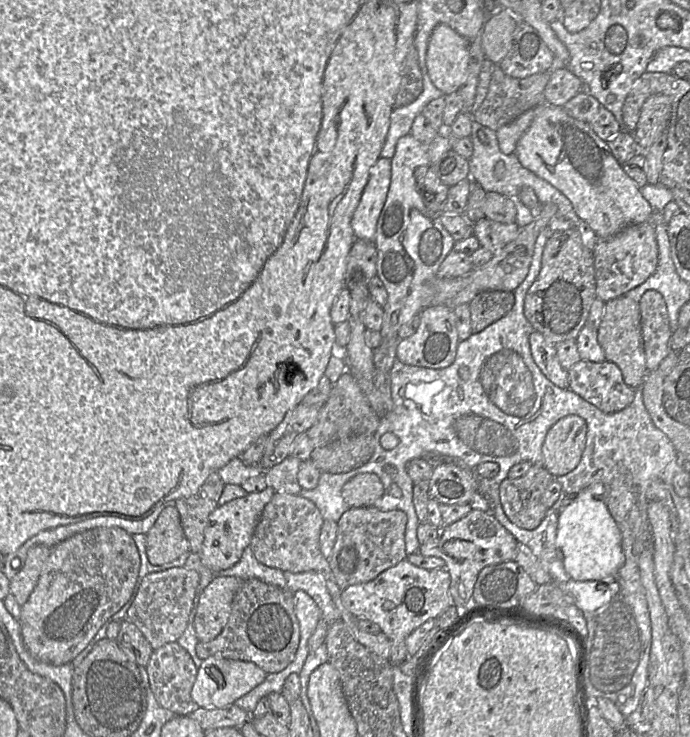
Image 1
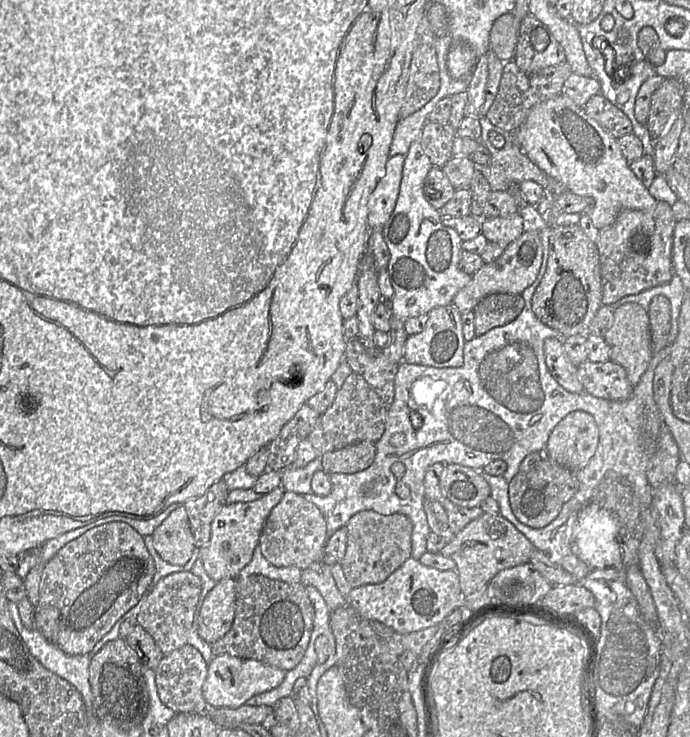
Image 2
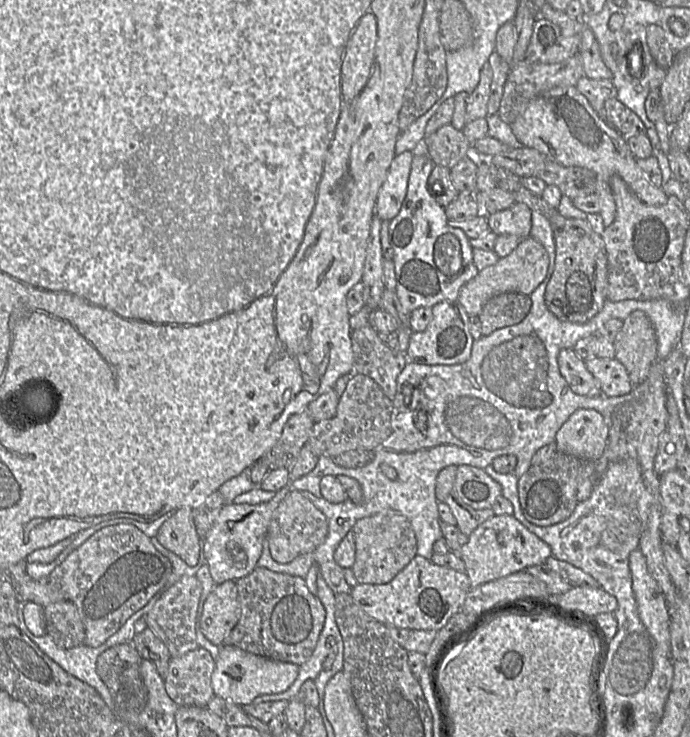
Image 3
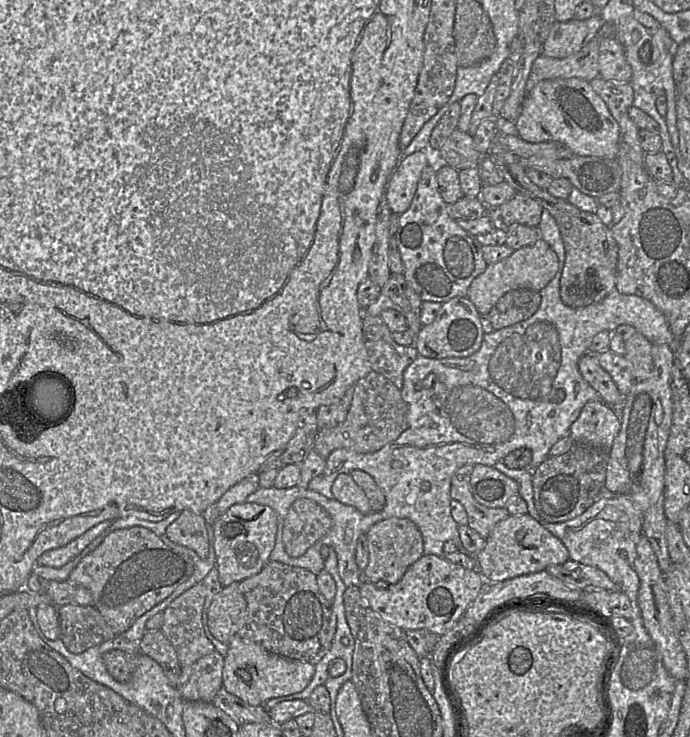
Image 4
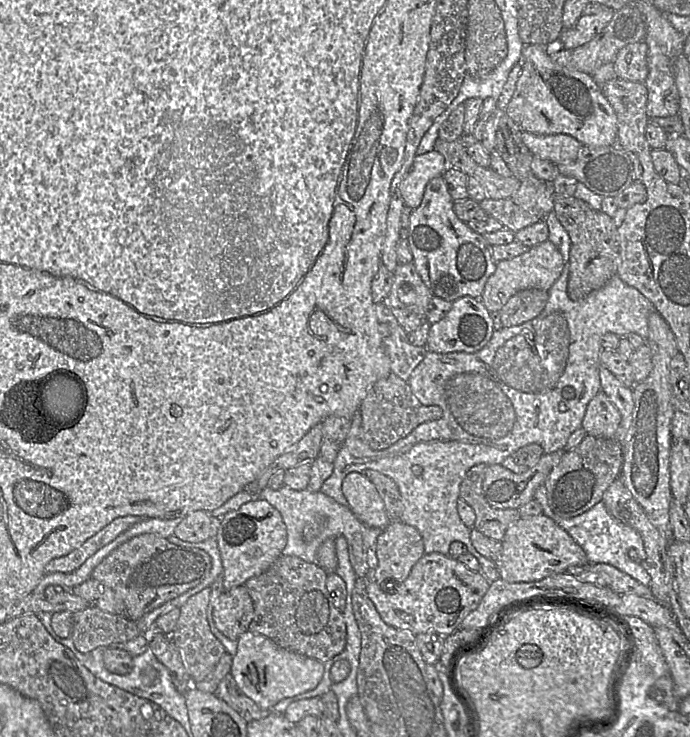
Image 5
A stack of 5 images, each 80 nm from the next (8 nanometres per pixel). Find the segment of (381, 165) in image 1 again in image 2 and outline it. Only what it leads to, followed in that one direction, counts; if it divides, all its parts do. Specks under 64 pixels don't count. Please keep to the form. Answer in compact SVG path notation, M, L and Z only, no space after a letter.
M405 155L389 157L384 176L368 200L368 226L381 229L391 216L398 198Z

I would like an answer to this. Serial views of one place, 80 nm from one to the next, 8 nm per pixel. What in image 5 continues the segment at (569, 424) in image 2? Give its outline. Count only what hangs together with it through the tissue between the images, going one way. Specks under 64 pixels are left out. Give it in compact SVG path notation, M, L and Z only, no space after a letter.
M600 390L587 405L581 429L588 436L615 438L621 420L618 409Z

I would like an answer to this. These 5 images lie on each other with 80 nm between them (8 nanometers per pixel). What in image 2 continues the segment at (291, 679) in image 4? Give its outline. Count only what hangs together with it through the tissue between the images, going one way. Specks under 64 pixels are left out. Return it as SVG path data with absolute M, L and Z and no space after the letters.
M227 654L215 656L208 663L208 675L203 685L203 697L212 708L238 708L251 697L277 688L285 679L287 671L253 659Z

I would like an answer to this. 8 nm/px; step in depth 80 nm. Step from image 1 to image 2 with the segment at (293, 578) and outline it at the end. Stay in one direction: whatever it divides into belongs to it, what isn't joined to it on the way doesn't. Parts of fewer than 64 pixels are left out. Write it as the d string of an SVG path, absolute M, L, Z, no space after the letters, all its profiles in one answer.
M323 560L311 564L308 568L302 570L300 583L304 586L313 586L323 597L330 611L339 607L346 606L344 596L336 586L331 567Z

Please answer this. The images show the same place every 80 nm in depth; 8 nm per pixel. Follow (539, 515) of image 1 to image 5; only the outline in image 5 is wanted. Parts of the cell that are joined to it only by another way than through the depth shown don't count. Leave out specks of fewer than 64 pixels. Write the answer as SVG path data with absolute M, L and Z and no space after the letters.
M587 435L579 445L571 450L564 451L558 464L553 467L545 481L536 490L534 497L542 507L542 514L553 520L576 517L590 510L594 505L603 500L605 491L620 476L622 466L622 445L616 438Z

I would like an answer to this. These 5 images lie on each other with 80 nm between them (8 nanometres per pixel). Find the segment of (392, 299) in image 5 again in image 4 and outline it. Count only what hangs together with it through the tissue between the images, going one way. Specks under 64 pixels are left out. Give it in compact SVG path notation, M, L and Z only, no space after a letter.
M391 274L379 297L363 309L363 316L379 315L387 309L397 310L406 318L408 326L406 332L416 337L423 326L420 321L422 302L403 274Z

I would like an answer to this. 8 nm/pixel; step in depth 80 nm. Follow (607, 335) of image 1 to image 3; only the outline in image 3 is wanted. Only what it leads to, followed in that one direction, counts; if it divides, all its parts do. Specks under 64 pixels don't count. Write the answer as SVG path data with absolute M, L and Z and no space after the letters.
M640 310L633 311L623 320L623 326L613 340L615 359L621 362L636 386L648 376L651 365L657 359L655 330Z

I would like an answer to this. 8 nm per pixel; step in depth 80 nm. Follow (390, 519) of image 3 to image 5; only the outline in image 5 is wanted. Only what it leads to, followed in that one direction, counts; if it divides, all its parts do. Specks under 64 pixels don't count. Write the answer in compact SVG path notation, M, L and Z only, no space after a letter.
M393 520L382 529L374 551L377 566L374 570L369 569L367 579L372 578L376 583L394 581L401 584L425 555L419 531L400 520Z

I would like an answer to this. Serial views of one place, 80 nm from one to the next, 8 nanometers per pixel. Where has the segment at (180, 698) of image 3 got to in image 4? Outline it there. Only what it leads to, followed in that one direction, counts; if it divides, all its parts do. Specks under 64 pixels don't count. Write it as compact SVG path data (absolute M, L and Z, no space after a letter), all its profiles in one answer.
M214 651L195 663L183 666L180 680L176 686L184 701L211 702L222 687L225 658Z

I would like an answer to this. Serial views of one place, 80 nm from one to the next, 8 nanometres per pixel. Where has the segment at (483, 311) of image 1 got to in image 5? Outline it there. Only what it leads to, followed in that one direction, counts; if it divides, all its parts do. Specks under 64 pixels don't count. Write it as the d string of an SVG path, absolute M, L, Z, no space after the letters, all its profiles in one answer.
M525 289L514 294L498 311L503 328L523 324L538 316L548 300L548 292L540 289Z

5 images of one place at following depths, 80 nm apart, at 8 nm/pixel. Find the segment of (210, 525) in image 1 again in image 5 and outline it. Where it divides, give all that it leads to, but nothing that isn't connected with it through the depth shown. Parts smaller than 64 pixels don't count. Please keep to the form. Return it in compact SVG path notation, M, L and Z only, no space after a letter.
M254 497L250 502L221 517L215 535L223 565L223 591L244 586L252 577L265 572L287 544L287 529L280 512L266 500Z

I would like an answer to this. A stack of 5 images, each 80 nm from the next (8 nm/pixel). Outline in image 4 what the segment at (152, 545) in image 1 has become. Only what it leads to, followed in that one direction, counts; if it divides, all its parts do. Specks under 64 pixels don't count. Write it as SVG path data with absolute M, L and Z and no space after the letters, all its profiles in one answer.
M190 510L180 512L166 528L165 536L175 544L195 551L202 559L209 555L211 526L201 513Z

